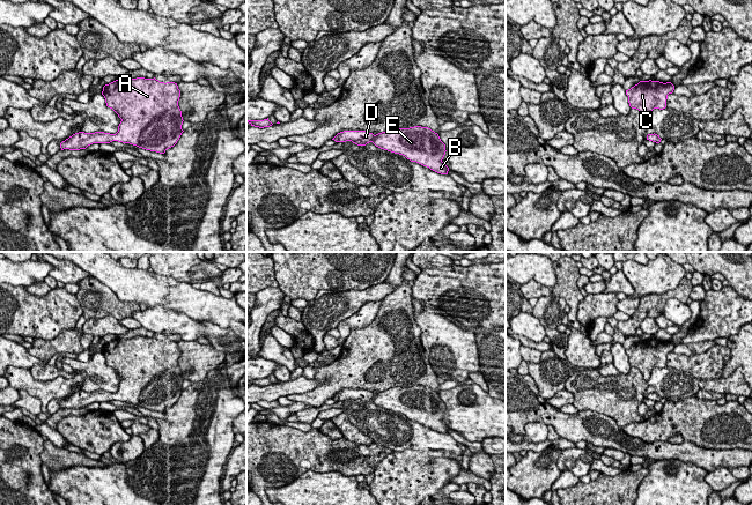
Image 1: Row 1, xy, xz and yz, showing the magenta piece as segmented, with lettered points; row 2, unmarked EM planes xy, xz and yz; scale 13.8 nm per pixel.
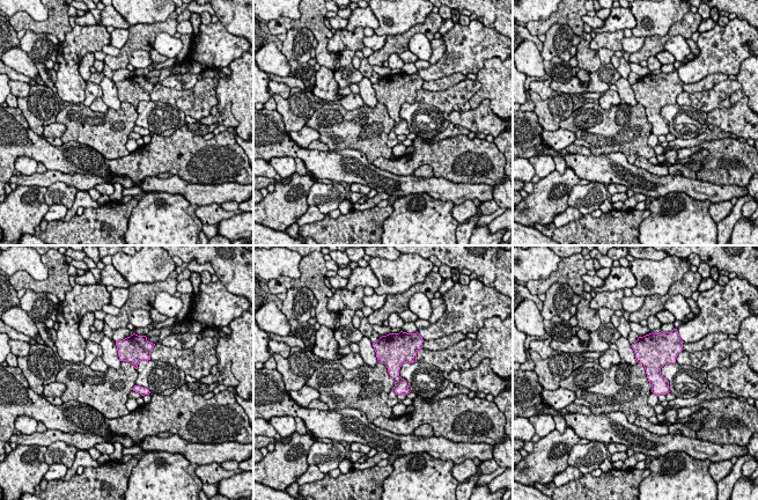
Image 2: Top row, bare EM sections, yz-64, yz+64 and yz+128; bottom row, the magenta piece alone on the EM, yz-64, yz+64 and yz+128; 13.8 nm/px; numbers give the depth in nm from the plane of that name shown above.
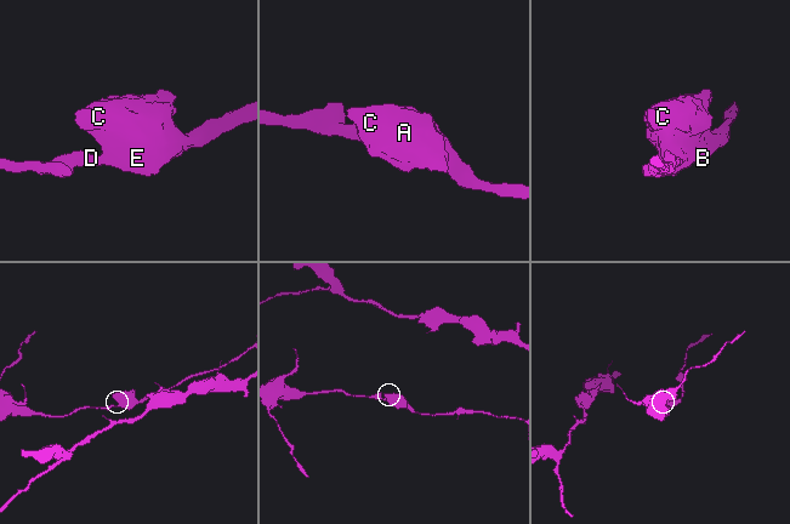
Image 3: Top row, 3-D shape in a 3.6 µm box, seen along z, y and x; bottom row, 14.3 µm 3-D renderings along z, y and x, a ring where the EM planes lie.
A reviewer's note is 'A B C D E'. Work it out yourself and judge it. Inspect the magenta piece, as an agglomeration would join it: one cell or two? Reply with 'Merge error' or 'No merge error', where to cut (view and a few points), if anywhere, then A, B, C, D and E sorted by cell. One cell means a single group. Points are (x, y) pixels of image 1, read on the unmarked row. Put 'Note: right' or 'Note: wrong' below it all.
No merge error. No split. Groups: A B C D E
Note: right

